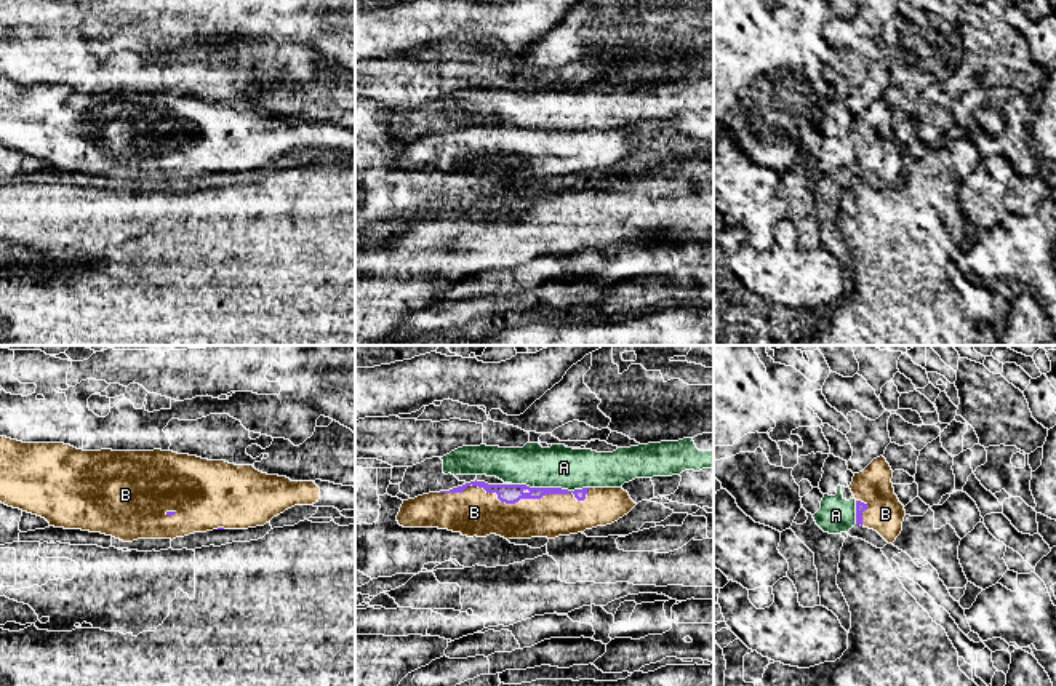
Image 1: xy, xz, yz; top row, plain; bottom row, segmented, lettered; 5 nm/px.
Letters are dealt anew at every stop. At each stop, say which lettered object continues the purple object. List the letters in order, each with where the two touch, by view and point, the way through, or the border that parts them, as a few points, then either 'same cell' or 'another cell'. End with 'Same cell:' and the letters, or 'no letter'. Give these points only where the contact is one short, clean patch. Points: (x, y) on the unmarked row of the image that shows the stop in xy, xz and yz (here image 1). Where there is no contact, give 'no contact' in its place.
A: meets purple in xz at (551, 130); another cell
B: meets purple in xz at (516, 143); same cell
Same cell: B

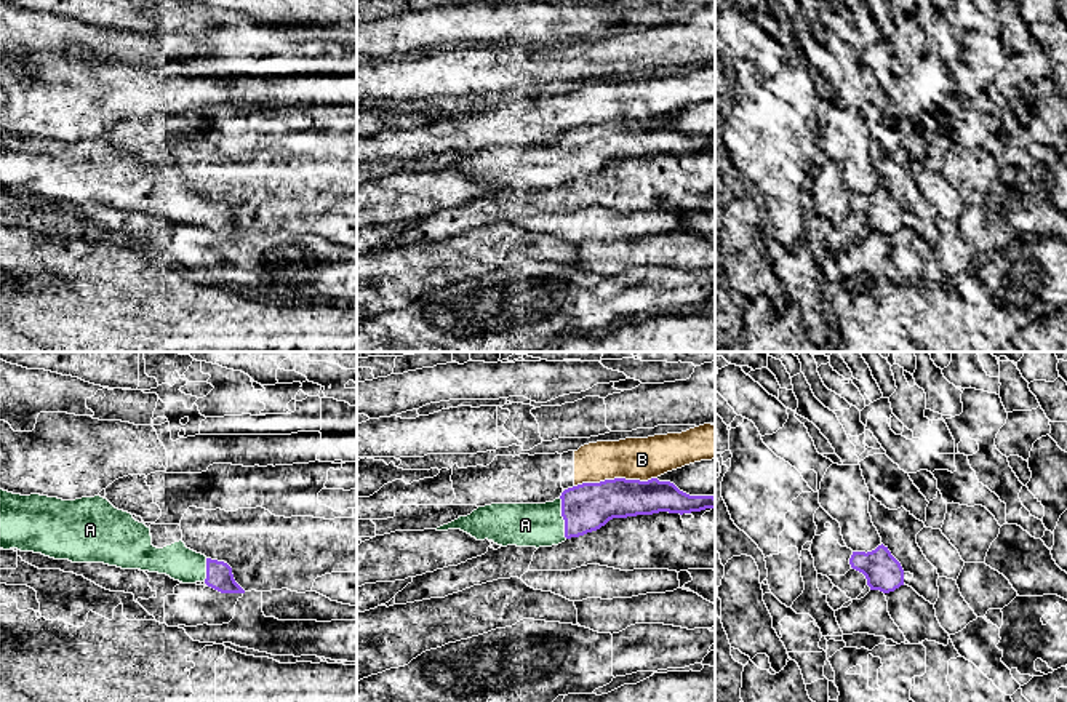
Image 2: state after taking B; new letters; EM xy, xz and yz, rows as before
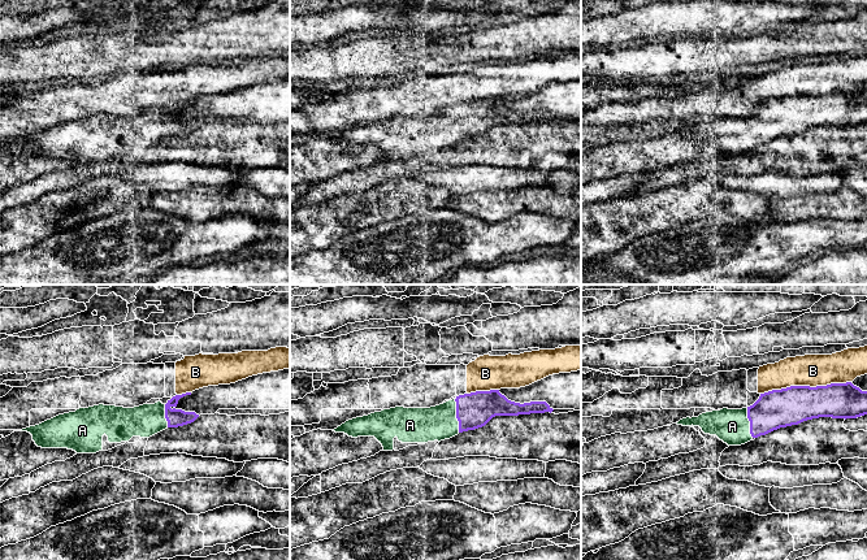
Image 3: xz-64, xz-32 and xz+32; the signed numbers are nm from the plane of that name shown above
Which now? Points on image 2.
A: meets purple in xz at (563, 160); runs through xz (586, 149), (563, 160), (547, 167), (525, 167); same cell
B: meets purple in xz at (615, 120); another cell
Same cell: A

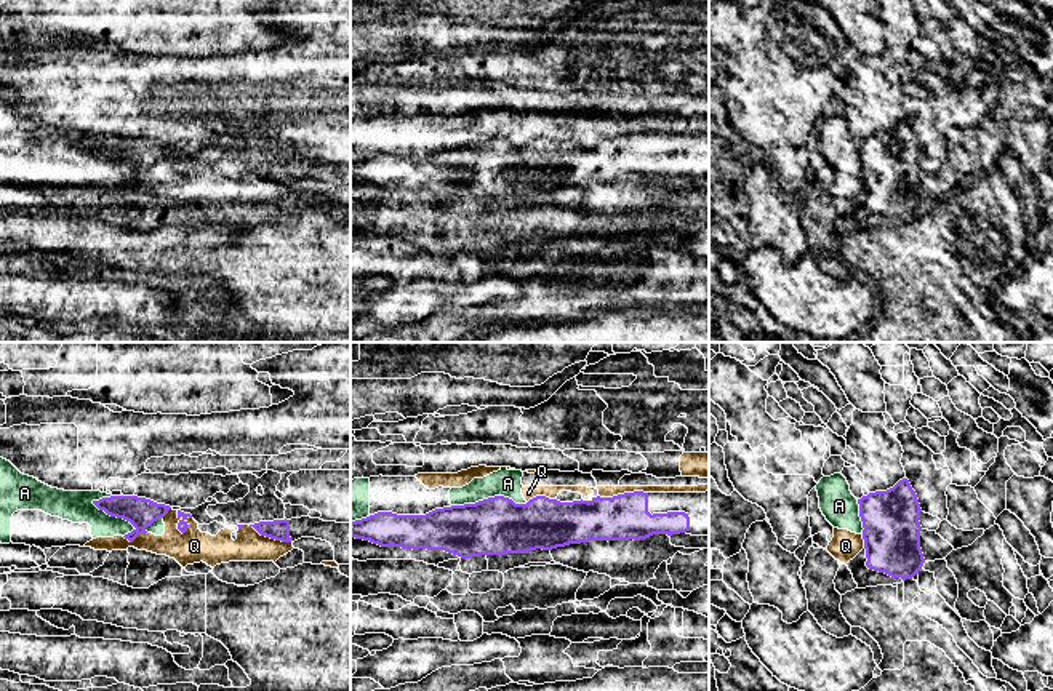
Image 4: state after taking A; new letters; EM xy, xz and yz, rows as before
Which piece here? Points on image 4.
A: meets purple in xy at (114, 157); another cell
Q: meets purple in xy at (178, 165); another cell
Same cell: no letter

